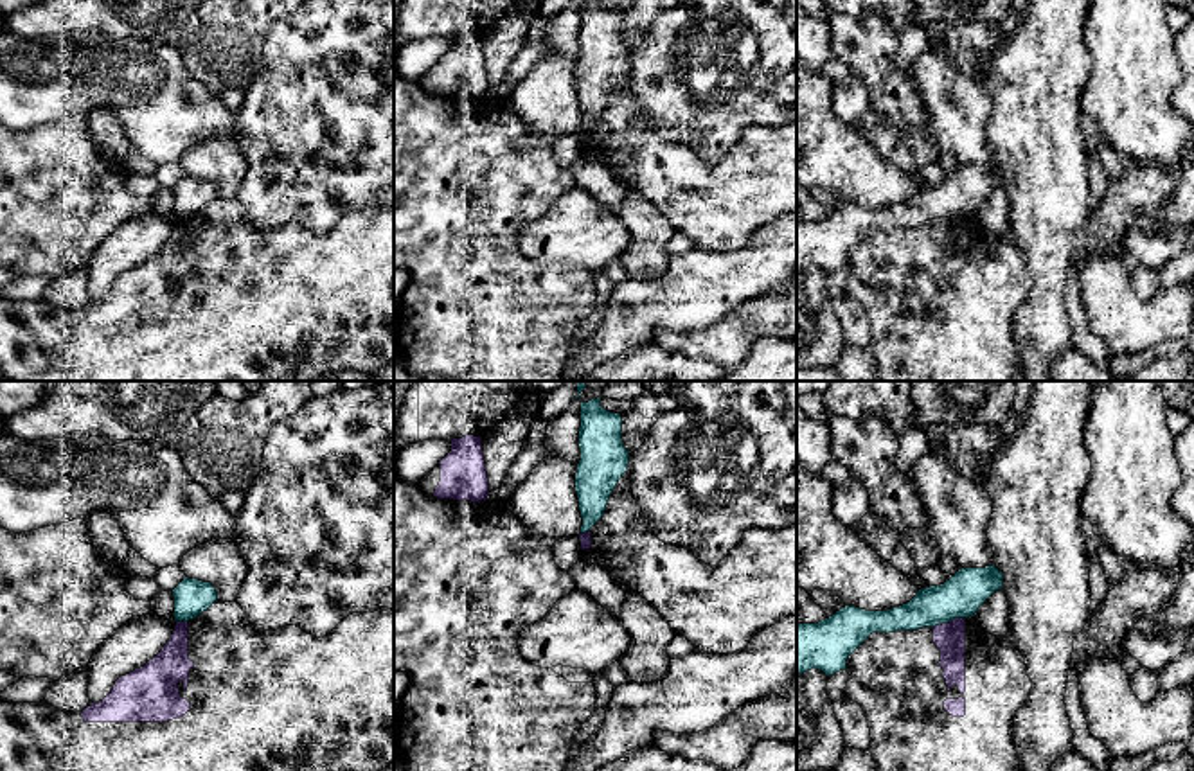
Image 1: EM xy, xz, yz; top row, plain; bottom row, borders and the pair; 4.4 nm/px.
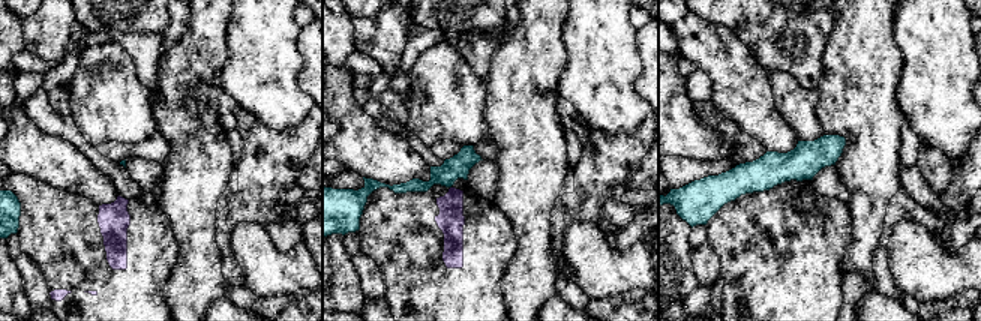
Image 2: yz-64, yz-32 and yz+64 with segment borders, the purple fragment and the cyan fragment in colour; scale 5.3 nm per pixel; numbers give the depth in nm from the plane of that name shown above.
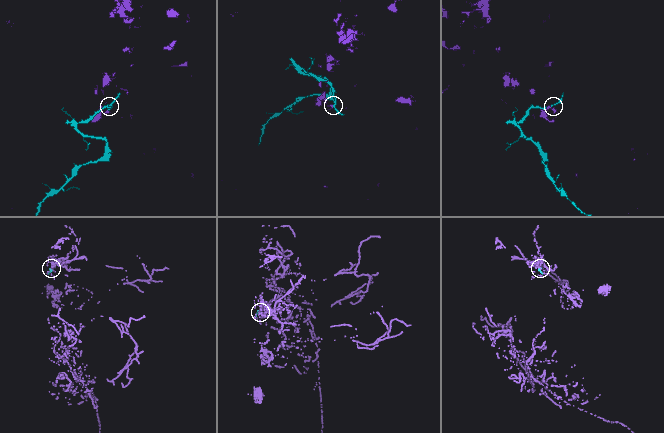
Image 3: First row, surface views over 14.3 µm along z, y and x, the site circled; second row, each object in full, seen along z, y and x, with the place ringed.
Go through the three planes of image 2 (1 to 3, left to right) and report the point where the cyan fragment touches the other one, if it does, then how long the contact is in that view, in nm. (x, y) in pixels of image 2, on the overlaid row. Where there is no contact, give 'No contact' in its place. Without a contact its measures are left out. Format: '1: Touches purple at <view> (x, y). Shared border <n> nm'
1: No contact
2: No contact
3: No contact

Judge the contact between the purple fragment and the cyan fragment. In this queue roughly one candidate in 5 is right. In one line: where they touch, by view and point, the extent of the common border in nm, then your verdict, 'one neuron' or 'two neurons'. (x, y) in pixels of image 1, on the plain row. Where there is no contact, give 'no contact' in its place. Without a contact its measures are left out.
yz (948, 220) | 160 nm | two neurons

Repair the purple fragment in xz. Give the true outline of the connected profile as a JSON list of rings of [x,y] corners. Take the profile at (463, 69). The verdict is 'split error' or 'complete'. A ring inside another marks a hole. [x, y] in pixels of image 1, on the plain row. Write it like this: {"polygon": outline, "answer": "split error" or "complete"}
{"polygon": [[[482,34],[451,38],[451,49],[419,79],[424,92],[439,97],[480,101],[489,93]]], "answer": "split error"}

